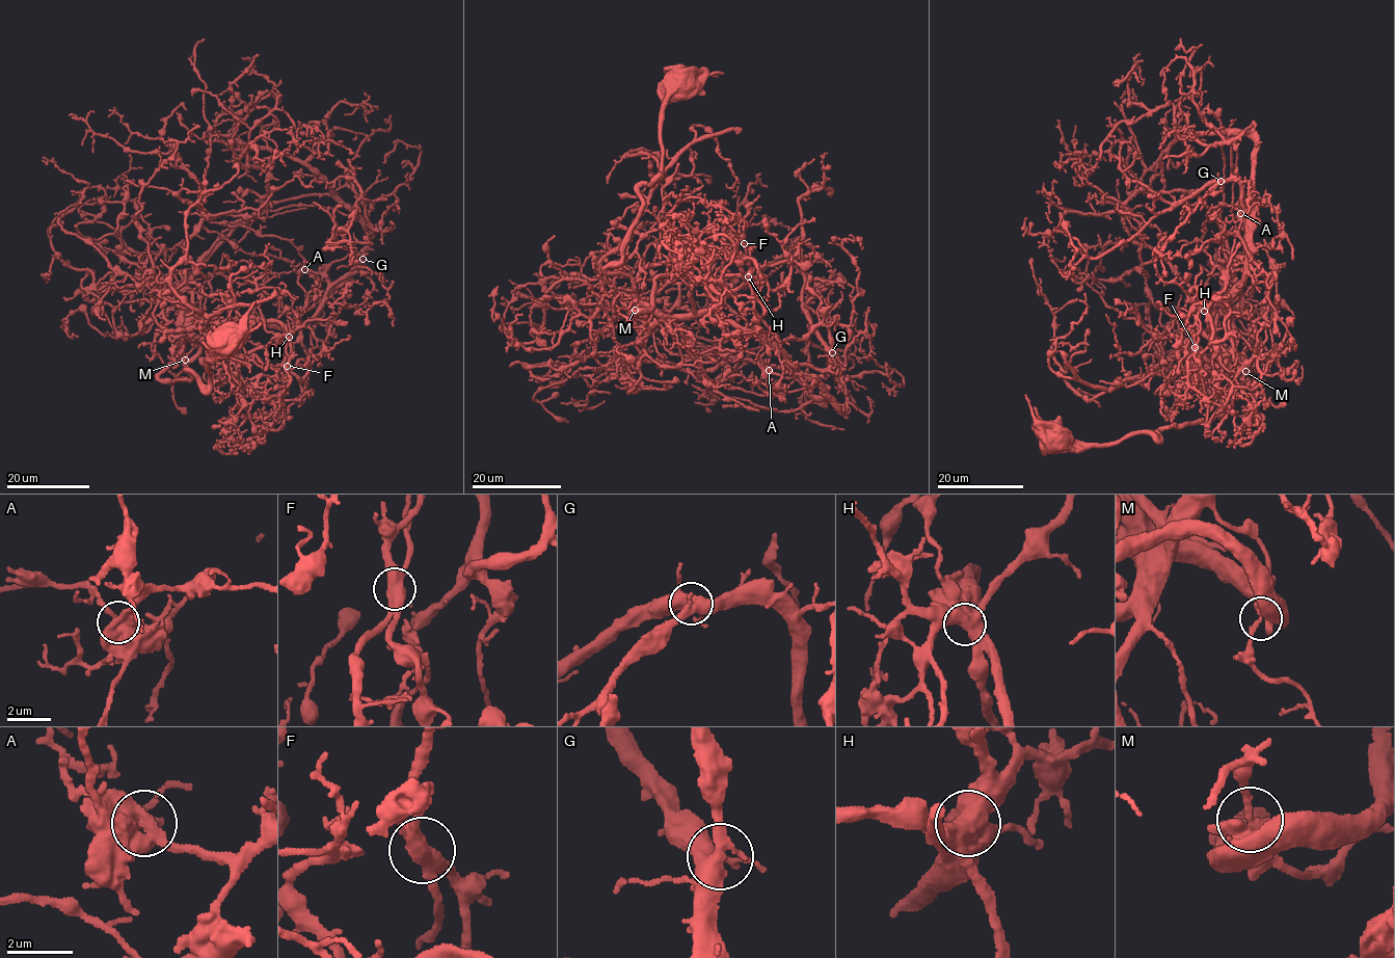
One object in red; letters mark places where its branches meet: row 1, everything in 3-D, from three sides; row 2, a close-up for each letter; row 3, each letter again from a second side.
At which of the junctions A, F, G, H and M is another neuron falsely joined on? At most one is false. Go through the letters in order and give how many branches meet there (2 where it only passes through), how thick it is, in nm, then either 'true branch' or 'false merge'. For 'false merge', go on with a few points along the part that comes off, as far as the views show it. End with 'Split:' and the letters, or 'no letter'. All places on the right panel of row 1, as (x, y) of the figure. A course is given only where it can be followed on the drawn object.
A: 3 branches meet; 500 nm thick; true branch
F: 3 branches meet; 460 nm thick; true branch
G: 3 branches meet; 460 nm thick; true branch
H: 3 branches meet; 550 nm thick; true branch
M: 3 branches meet; 420 nm thick; true branch
Split: no letter

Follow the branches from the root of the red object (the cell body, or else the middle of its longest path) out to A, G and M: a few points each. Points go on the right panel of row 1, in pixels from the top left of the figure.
A: (1054, 440), (1115, 444), (1223, 418), (1216, 383), (1234, 337), (1224, 302), (1245, 272), (1245, 207), (1241, 213)
G: (1054, 440), (1115, 444), (1223, 418), (1216, 383), (1234, 337), (1224, 302), (1248, 241), (1241, 186), (1221, 181)
M: (1054, 440), (1115, 444), (1221, 420), (1216, 383), (1225, 362), (1235, 360), (1245, 372)

